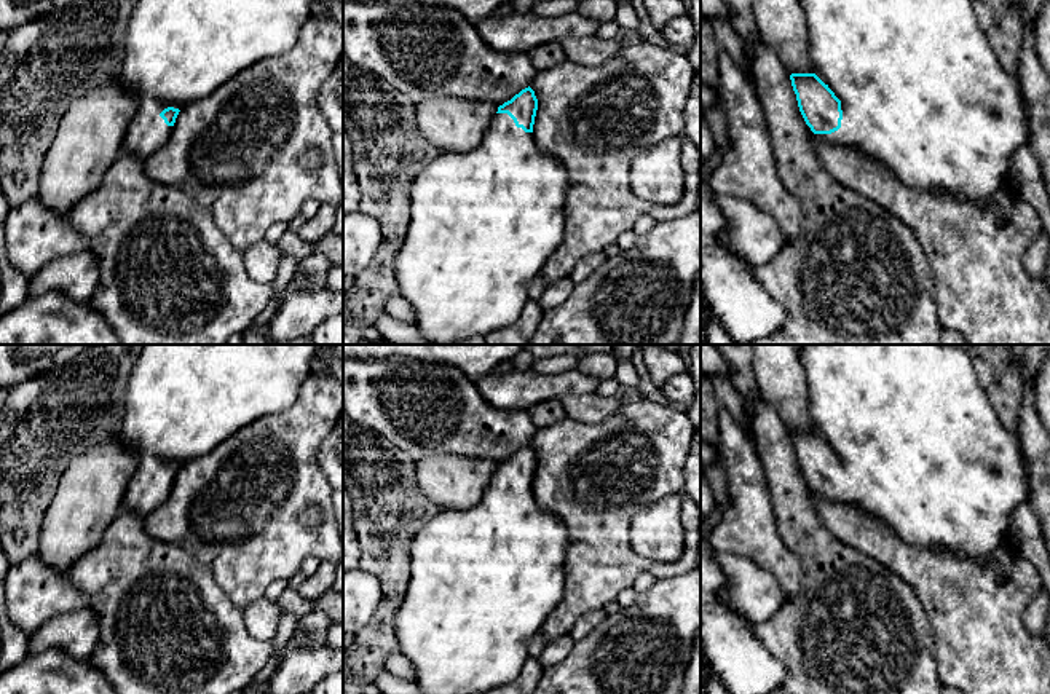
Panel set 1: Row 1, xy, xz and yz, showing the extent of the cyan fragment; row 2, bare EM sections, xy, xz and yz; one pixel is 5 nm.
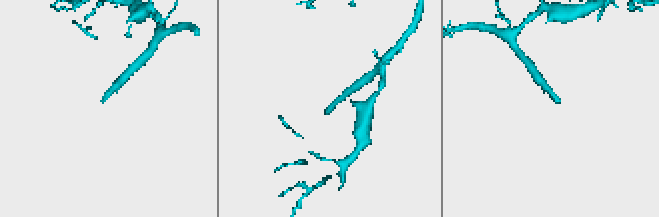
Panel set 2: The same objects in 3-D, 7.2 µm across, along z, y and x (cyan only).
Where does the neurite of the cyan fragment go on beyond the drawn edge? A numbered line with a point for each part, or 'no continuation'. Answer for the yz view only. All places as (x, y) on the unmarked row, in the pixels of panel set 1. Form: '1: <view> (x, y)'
1: yz (921, 449)

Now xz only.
1: xz (484, 579)

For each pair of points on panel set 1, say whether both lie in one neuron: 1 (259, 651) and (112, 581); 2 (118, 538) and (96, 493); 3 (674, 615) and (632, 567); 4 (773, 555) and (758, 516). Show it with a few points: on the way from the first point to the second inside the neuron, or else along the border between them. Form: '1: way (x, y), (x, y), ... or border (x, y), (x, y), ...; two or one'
1: way (222, 651), (198, 651), (149, 602); one
2: border (122, 508), (104, 532), (102, 540), (88, 552); two
3: border (683, 573), (658, 579); two
4: way (765, 546), (758, 538), (758, 525); one

